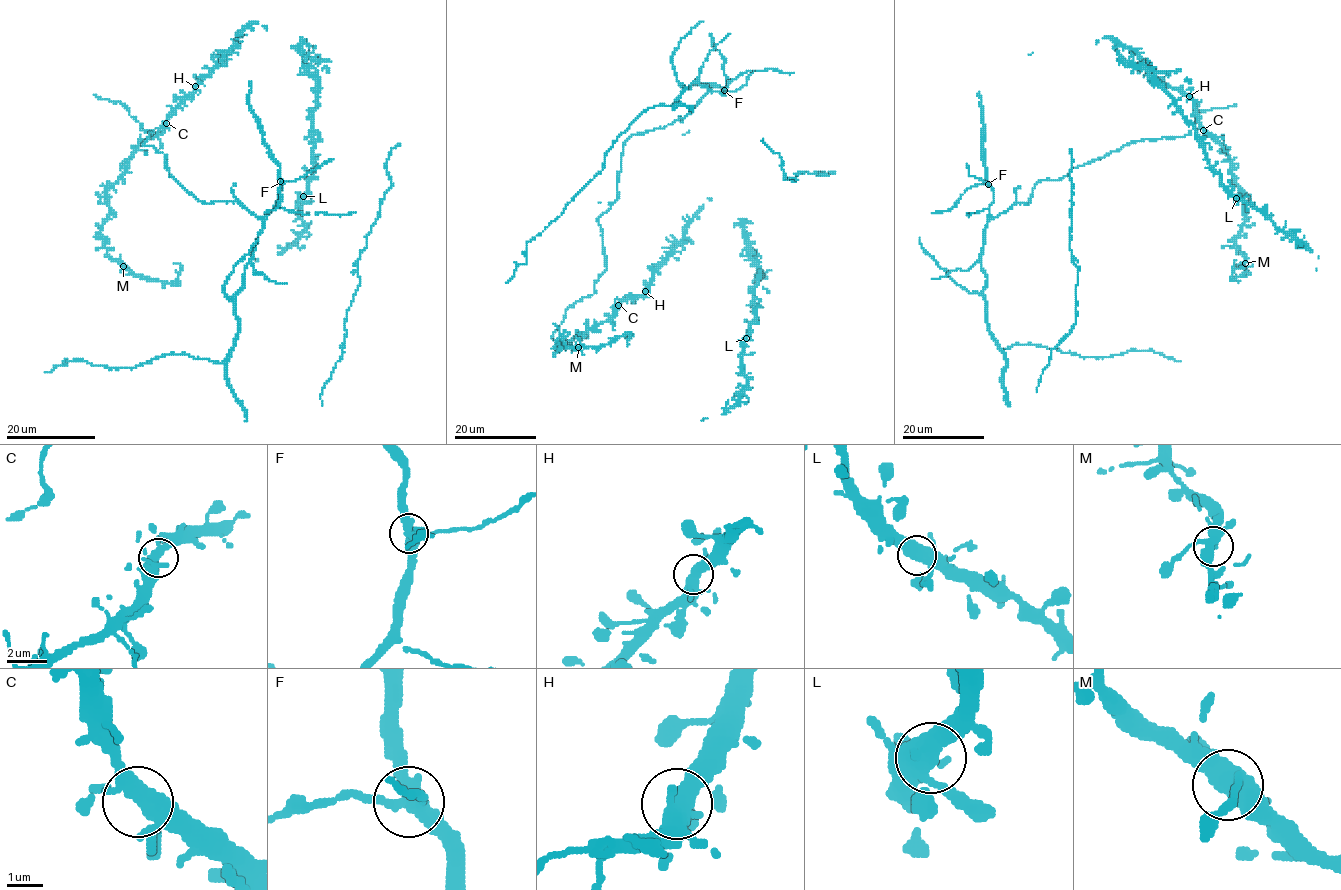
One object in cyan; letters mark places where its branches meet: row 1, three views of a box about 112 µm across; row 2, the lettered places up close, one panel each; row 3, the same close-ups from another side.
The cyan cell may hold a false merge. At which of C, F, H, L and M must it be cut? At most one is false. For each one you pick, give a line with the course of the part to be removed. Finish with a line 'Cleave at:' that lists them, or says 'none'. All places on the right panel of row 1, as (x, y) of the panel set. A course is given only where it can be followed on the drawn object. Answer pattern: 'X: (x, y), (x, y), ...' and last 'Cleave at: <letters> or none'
F: (988, 185), (970, 187), (950, 210), (932, 213)
Cleave at: F

